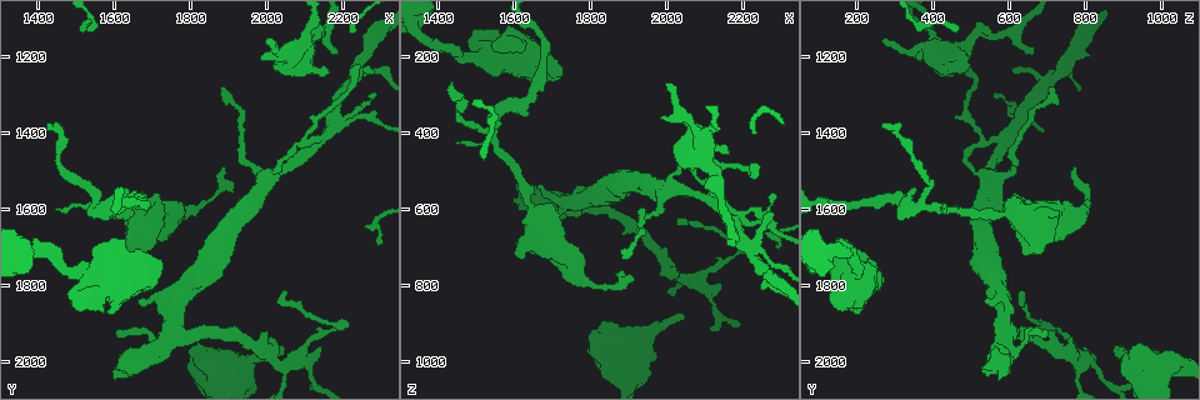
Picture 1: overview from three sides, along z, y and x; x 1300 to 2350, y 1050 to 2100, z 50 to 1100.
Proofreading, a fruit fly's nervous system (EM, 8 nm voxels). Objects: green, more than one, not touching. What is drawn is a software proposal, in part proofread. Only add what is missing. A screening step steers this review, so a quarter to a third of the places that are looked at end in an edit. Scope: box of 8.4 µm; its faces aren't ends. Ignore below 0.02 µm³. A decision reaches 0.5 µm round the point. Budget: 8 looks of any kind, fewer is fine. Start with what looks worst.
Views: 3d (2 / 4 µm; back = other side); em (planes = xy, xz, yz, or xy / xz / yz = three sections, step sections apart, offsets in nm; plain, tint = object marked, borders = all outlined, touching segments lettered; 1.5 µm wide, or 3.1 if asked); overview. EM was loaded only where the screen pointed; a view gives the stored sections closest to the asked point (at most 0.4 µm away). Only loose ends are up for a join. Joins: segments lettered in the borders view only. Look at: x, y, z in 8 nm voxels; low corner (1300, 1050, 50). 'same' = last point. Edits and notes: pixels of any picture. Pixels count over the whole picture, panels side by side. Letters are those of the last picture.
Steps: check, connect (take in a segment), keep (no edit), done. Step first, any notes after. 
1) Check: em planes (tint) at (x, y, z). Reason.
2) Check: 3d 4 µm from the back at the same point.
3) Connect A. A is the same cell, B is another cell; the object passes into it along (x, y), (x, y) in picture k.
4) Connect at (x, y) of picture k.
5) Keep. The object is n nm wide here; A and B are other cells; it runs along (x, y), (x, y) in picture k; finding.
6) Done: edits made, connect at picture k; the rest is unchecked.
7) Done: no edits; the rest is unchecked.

Check: em xy step 4 (borders) at (1845, 2035, 905). Thick end.

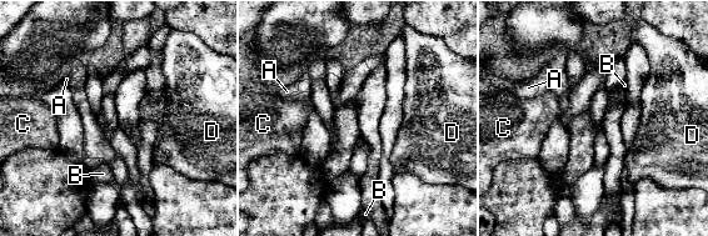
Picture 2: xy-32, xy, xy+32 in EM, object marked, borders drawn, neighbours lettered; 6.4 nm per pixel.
Check: em planes (borders) at the same point.

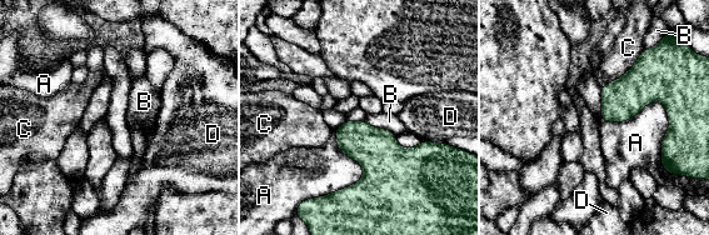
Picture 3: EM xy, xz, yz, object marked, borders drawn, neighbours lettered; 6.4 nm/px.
Keep. A, B, C and D are other cells; a border runs along (600, 119), (659, 101), (662, 164) in picture 3; none of them fits.

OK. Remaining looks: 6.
Check: em planes (plain) at (2035, 1820, 640). Free end.

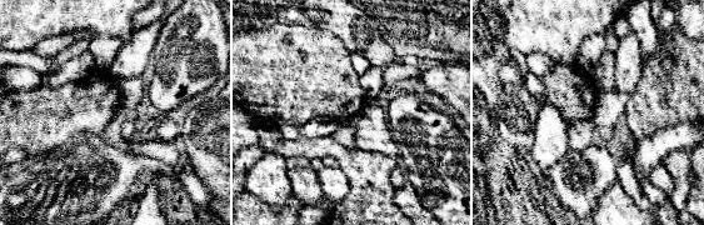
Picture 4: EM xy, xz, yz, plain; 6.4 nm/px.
Check: em planes (tint) at the same point. With the object marked.

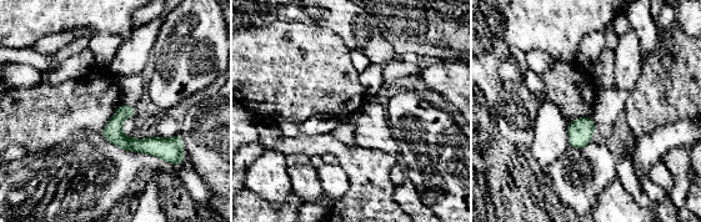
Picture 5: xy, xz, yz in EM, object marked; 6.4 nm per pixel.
Check: em planes (borders) at the same point.

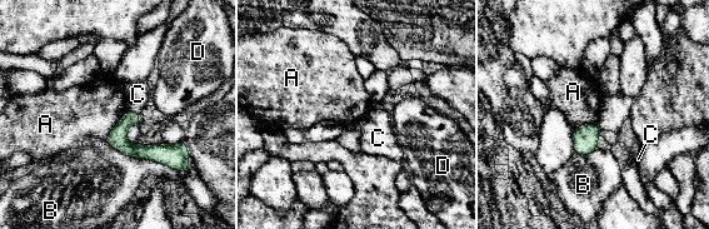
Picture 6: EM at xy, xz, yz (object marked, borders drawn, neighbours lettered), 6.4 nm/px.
Keep. A, B, C and D are other cells; a border runs along (125, 110), (105, 140) in picture 6; none of them fits.

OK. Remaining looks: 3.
Check: 3d 4 µm at (1670, 1835, 525). Branch stops here.

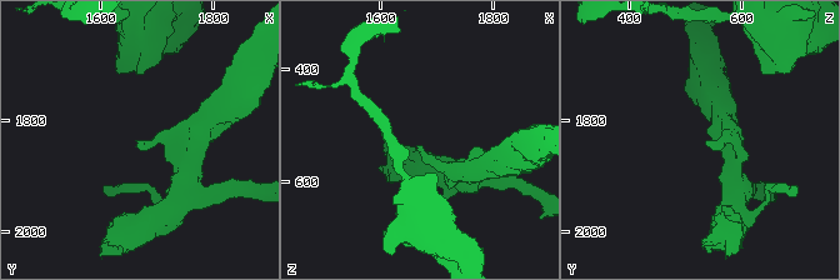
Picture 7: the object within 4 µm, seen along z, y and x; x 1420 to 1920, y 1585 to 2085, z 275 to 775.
Check: em planes (borders) at (1670, 1840, 530). Now the EM.

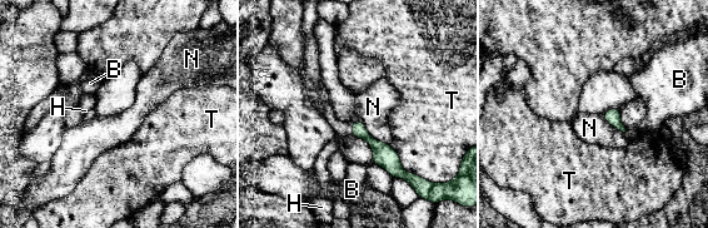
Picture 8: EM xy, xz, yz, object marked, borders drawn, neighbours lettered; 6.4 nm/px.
Keep. B, H, N and T are other cells; a border runs along (358, 118), (372, 137), (389, 144) in picture 8; no lettered segment goes on from it.

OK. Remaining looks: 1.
Done: no edits; the rest is unchecked.

